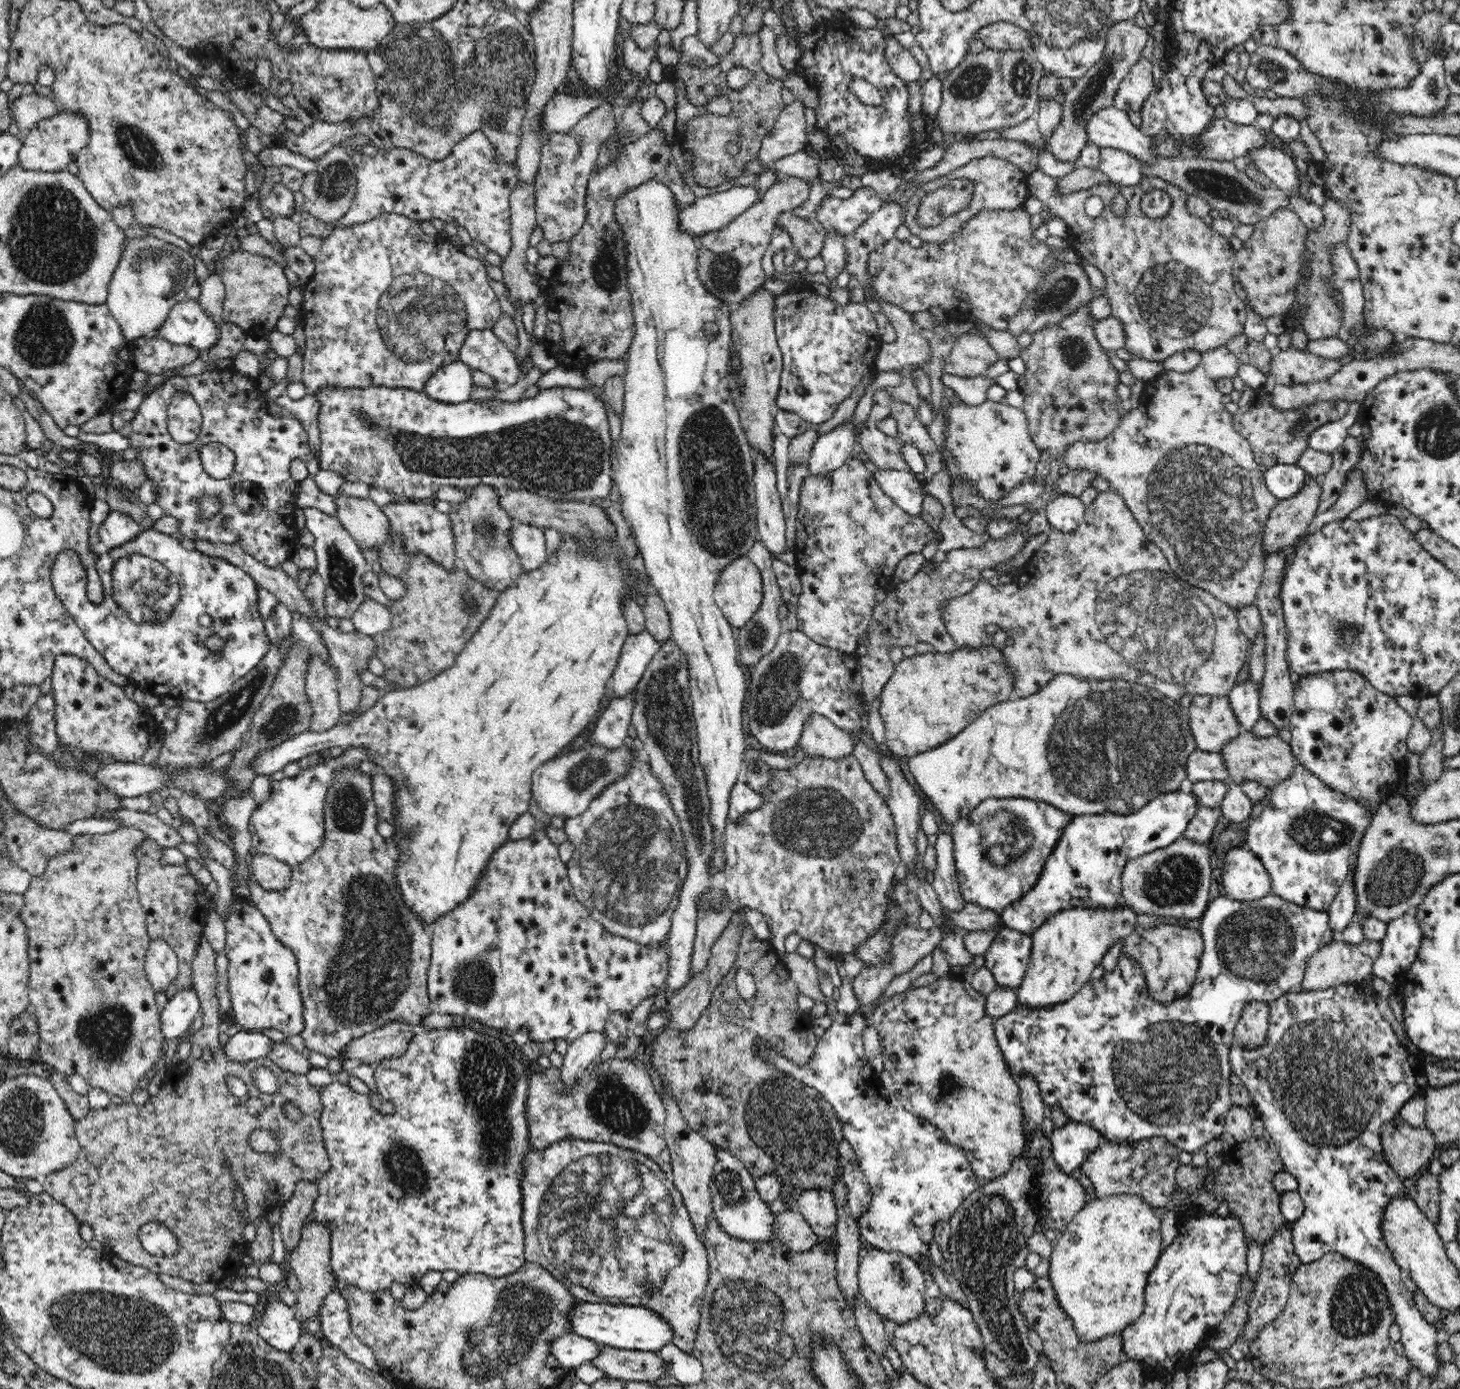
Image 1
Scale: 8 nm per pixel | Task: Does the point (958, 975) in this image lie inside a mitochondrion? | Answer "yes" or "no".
no

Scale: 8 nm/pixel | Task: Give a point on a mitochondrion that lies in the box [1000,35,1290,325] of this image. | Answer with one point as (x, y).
(1224, 187)

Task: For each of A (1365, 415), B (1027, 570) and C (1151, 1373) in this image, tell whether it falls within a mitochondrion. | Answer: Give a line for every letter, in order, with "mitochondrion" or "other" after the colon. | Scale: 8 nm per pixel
A: other
B: other
C: other

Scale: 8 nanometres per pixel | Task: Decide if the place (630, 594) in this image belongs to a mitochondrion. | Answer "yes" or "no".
no

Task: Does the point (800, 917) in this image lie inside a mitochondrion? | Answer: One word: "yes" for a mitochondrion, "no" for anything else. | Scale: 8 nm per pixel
no

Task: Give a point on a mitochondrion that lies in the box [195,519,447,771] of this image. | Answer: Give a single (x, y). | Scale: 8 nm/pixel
(342, 570)

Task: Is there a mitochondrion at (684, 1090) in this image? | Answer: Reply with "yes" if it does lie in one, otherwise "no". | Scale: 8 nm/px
no

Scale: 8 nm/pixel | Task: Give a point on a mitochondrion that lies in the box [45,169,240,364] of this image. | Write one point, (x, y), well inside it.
(158, 272)

